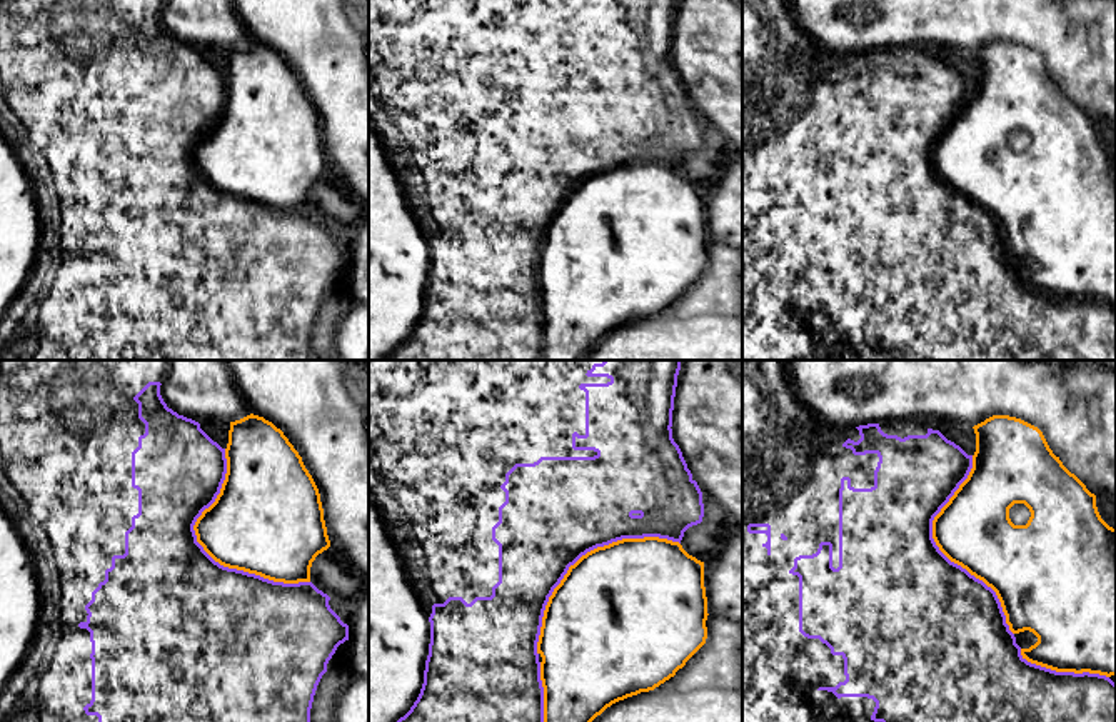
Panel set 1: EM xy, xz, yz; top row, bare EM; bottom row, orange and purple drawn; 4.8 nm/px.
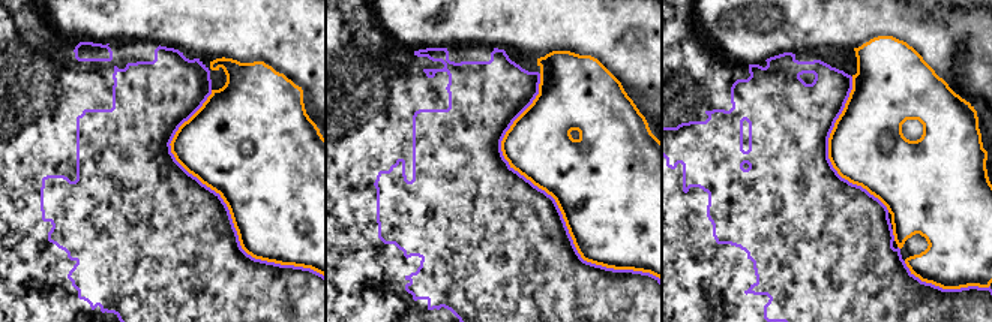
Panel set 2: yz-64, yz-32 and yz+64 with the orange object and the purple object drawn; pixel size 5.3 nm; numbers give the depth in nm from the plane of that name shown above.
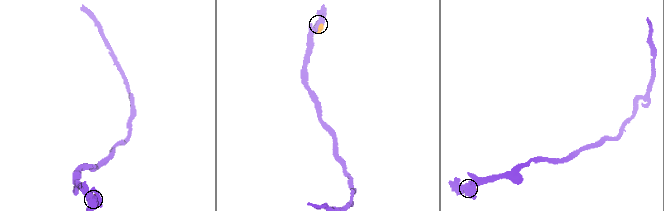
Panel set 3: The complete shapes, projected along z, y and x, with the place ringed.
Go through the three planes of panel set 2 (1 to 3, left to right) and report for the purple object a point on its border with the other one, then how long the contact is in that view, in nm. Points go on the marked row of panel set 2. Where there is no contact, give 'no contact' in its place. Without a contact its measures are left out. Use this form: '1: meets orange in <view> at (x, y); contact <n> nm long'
1: meets orange in yz-64 at (227, 205); contact 1200 nm long
2: meets orange in yz-32 at (554, 198); contact 1300 nm long
3: meets orange in yz+64 at (829, 152); contact 750 nm long

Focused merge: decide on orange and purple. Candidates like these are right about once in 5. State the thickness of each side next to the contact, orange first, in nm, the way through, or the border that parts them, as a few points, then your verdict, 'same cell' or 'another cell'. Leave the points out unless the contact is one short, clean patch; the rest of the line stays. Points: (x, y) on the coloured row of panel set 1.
420 nm thick on the orange side, 500 nm on the other; another cell

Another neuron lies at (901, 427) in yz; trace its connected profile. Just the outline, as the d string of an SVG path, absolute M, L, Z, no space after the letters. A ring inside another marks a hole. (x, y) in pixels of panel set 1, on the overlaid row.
M742 360L742 722L1116 722L1116 684L1099 674L1056 672L1028 662L1006 624L996 592L961 565L951 562L933 539L933 520L973 469L973 455L948 440L924 420L897 420L836 429L822 425L796 395L787 374L789 360Z

